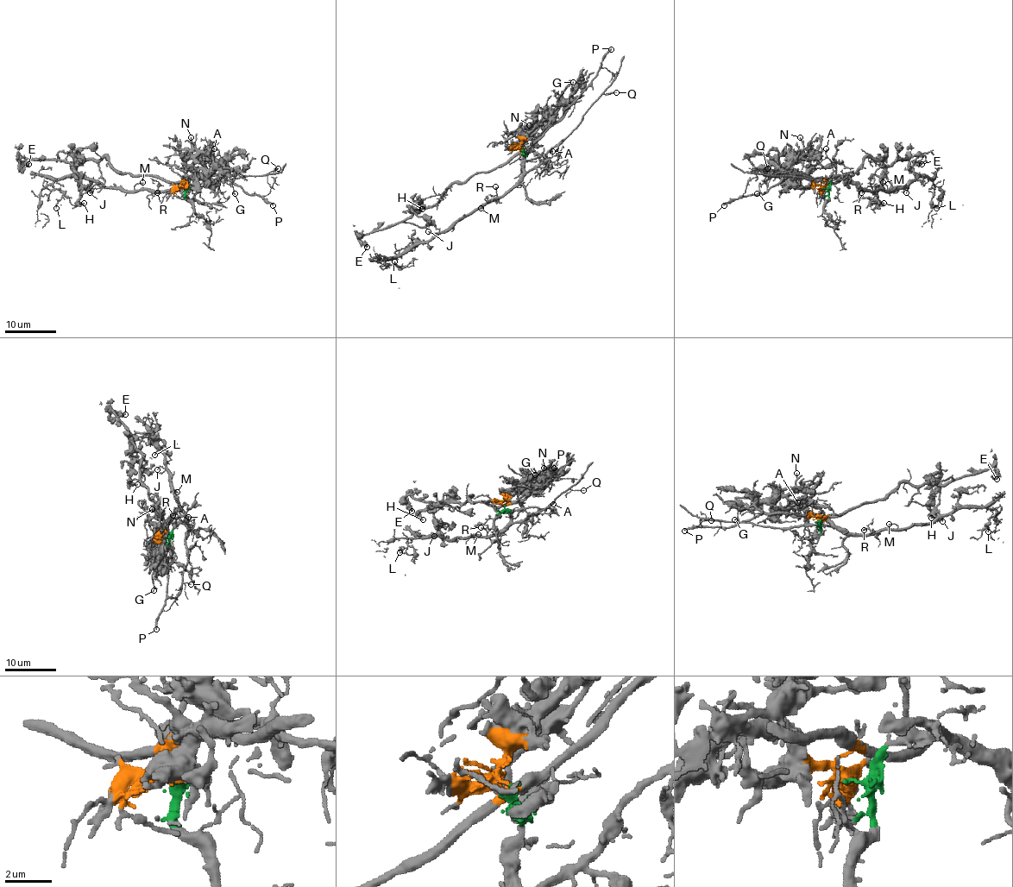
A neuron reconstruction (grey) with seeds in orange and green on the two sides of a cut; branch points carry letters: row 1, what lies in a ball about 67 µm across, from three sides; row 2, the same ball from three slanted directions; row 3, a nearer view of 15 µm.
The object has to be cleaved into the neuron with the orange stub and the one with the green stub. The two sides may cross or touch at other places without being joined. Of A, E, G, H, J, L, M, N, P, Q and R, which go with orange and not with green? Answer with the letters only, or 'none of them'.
E, G, H, N, P

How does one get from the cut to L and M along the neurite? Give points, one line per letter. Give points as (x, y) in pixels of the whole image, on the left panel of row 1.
L: (184, 189), (186, 179), (168, 190), (121, 190), (90, 179), (64, 177), (46, 186), (62, 194), (56, 208)
M: (184, 189), (186, 179), (168, 190), (135, 189), (137, 184), (142, 182)

